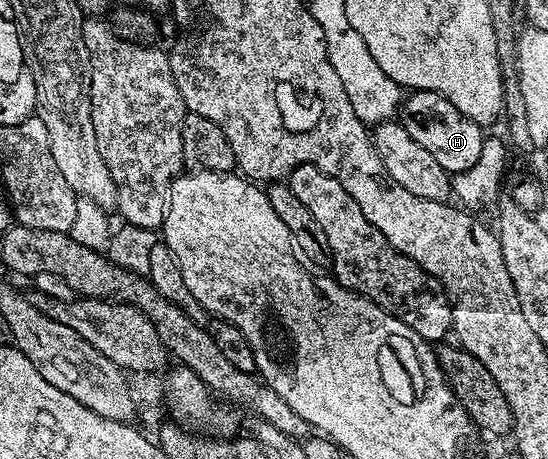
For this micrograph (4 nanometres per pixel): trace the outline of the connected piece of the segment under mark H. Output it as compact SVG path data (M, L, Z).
M411 91L400 105L400 122L440 166L451 174L457 174L476 166L483 159L482 132L483 125L472 122L472 118L464 118L448 98L435 92Z

